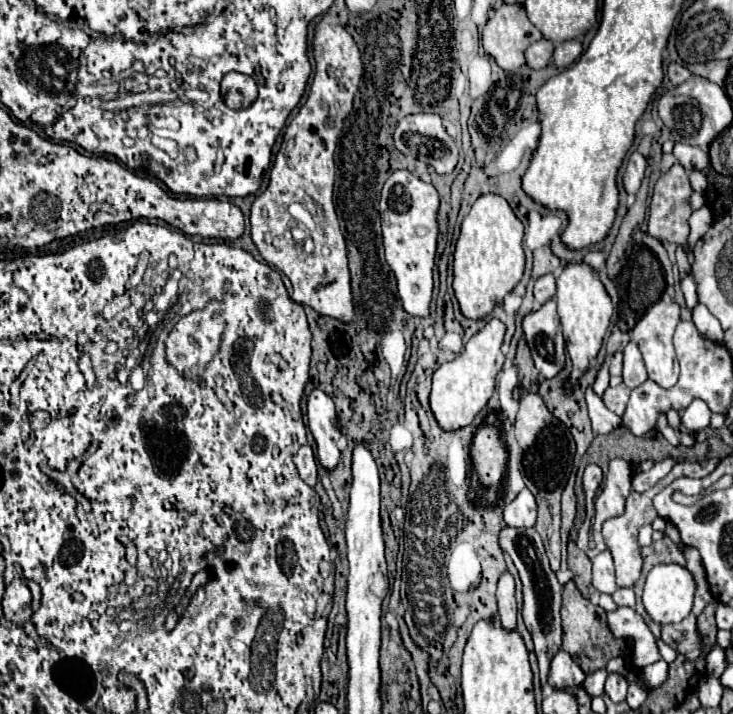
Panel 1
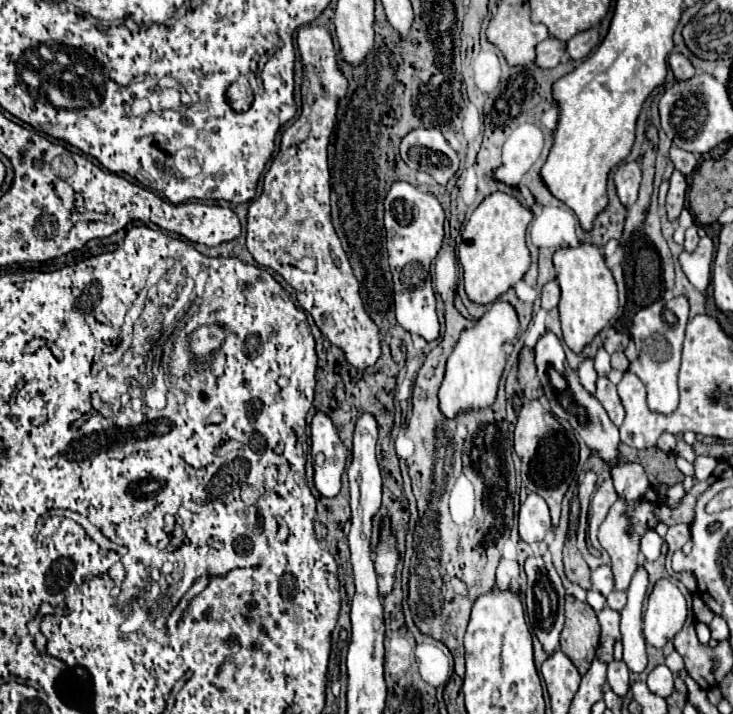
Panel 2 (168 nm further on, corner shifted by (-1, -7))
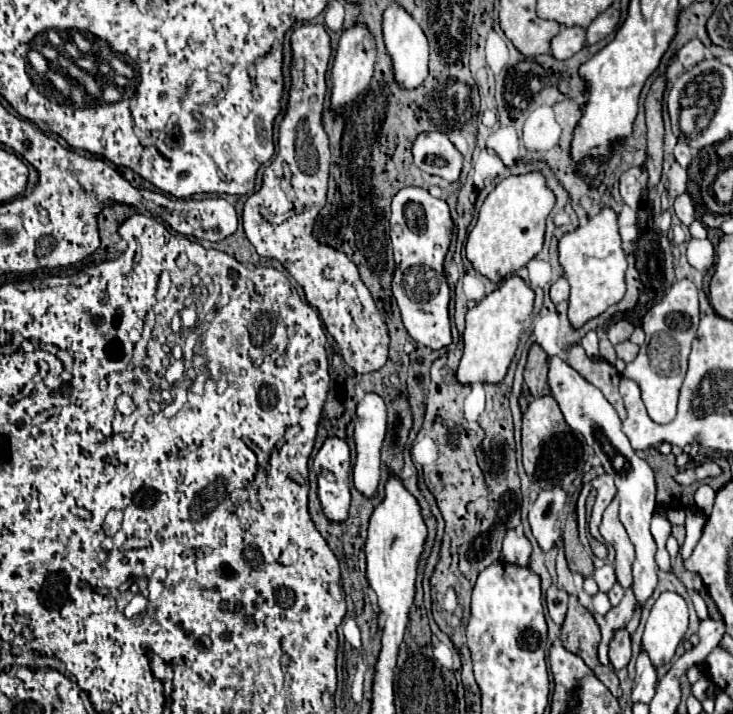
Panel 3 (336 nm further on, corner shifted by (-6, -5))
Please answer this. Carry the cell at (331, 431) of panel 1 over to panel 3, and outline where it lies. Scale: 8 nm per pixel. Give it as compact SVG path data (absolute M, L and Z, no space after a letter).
M335 435L327 437L313 459L313 467L317 471L319 499L325 515L331 521L345 521L351 501L347 485L351 471L349 445Z

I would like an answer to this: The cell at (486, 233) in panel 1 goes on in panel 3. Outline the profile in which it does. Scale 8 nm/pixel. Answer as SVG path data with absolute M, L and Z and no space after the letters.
M527 173L503 179L485 199L479 209L477 225L467 237L467 259L473 269L487 277L491 283L501 283L507 275L513 275L525 267L543 247L545 219L555 205L553 193L545 187L539 173Z

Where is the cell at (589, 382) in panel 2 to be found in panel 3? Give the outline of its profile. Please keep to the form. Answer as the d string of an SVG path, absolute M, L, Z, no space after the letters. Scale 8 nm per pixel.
M589 331L589 333L585 335L585 339L581 341L581 347L585 349L585 355L587 355L587 357L591 357L591 359L597 359L597 357L599 357L599 351L597 351L597 335L595 335L595 331Z

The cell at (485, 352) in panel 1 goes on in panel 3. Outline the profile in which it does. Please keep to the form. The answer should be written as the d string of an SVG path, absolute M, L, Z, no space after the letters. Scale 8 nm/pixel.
M507 277L491 295L481 299L465 317L463 357L457 369L461 385L501 383L517 351L521 331L525 331L533 309L533 291L519 277Z

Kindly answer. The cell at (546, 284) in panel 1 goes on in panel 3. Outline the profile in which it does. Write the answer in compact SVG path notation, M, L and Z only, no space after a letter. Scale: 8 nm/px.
M559 277L559 279L551 285L549 295L551 295L551 301L553 301L555 305L561 303L561 301L567 301L567 299L569 299L569 283L567 283L567 279L565 279L565 277Z

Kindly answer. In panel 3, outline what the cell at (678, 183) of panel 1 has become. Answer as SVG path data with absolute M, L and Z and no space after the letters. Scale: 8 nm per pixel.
M673 163L671 165L671 171L669 171L669 195L671 197L679 197L681 193L687 191L687 171L679 165L679 163Z

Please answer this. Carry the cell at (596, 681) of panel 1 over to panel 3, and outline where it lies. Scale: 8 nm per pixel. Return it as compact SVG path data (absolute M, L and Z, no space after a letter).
M597 593L597 595L593 595L593 611L597 613L597 615L607 615L609 611L611 611L611 603L609 603L609 597L605 595L605 593Z

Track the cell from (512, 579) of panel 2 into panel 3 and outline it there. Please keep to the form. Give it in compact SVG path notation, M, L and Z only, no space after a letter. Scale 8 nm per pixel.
M523 527L509 529L503 541L503 551L501 551L501 561L509 565L519 565L527 567L529 565L529 555L531 555L531 543L523 535Z

